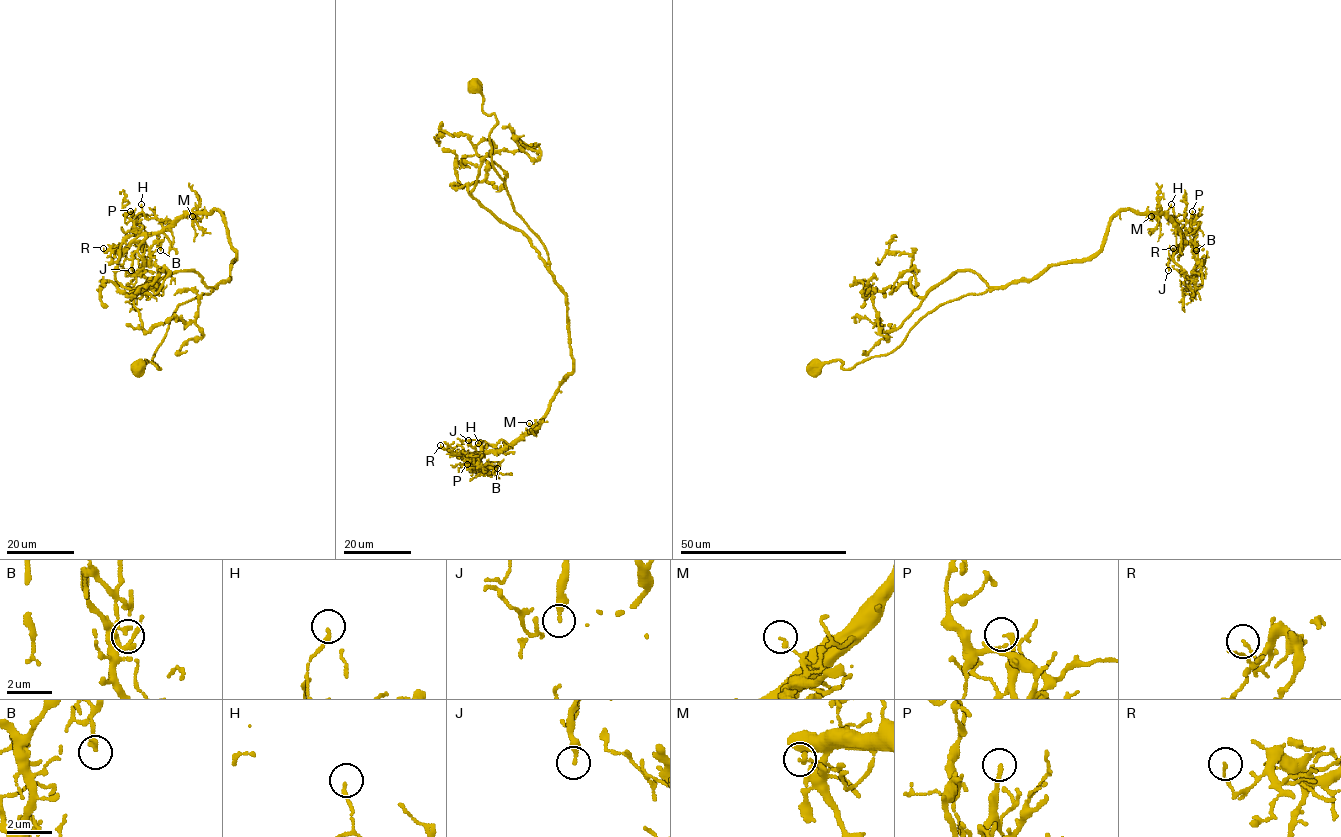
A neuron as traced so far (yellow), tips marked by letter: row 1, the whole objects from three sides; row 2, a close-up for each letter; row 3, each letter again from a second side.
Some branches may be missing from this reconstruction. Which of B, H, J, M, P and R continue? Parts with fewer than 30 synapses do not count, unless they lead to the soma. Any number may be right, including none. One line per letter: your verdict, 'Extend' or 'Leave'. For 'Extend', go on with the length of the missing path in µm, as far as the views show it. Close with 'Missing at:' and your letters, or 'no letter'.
B: Leave
H: Leave
J: Leave
M: Leave
P: Extend. Missing length about 6 µm
R: Leave
Missing at: P

